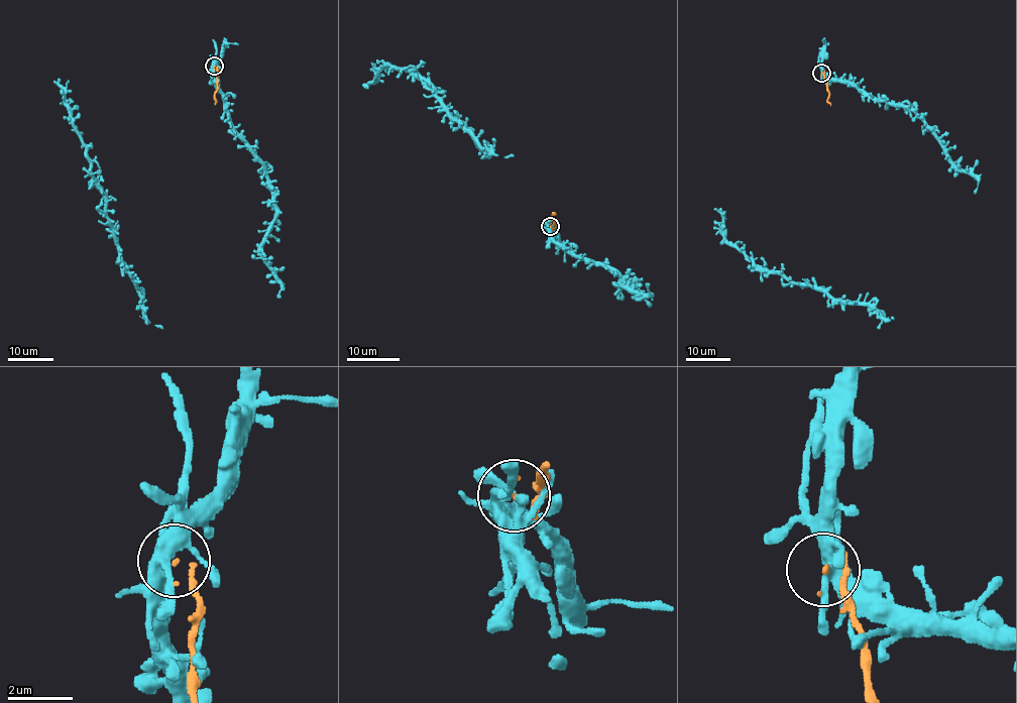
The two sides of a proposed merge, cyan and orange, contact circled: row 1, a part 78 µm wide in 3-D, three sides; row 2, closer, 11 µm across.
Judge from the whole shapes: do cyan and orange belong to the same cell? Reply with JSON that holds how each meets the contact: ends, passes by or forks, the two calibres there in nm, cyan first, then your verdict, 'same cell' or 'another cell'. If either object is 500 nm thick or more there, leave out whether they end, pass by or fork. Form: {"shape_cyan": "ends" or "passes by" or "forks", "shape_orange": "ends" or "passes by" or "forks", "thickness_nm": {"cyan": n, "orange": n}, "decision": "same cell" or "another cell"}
{"shape_cyan": "forks", "shape_orange": "ends", "thickness_nm": {"cyan": 320, "orange": 80}, "decision": "another cell"}

